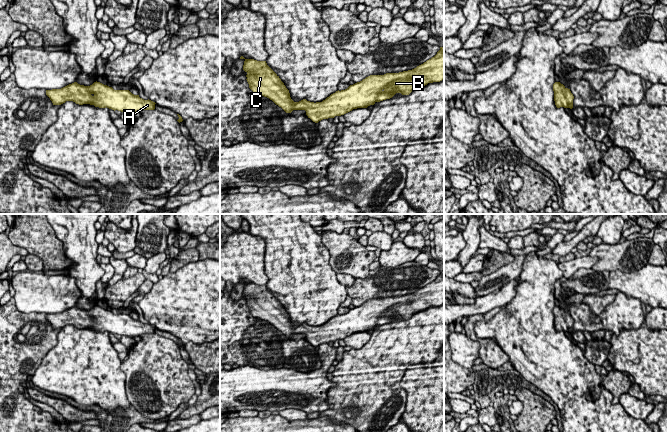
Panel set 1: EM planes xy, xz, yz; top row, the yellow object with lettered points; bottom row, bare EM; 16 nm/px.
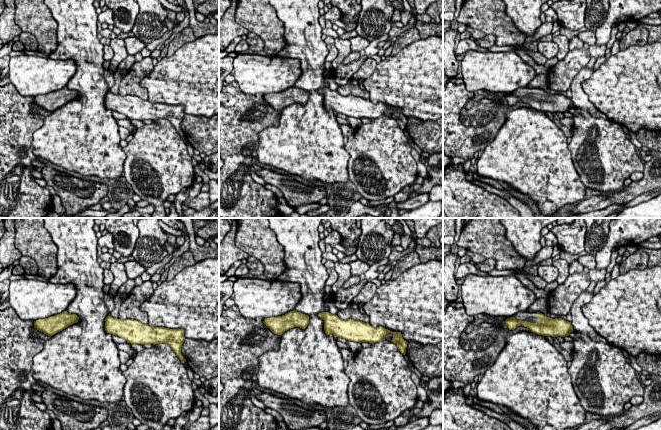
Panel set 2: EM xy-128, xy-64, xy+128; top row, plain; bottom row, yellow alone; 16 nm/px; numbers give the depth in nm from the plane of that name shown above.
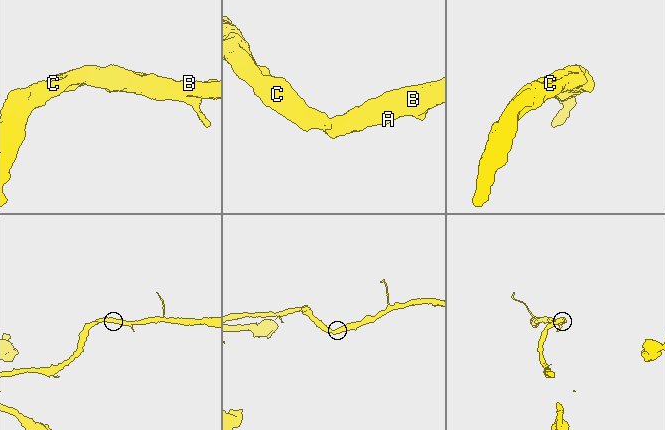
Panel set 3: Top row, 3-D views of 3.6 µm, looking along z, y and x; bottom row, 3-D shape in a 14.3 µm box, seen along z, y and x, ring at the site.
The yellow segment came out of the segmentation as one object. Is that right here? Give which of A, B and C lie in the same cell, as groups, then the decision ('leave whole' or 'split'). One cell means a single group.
groups A B C; leave whole

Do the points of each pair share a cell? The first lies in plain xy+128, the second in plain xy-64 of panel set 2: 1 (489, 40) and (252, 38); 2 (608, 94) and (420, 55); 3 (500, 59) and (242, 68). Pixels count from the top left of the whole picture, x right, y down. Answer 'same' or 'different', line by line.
1: same
2: same
3: same

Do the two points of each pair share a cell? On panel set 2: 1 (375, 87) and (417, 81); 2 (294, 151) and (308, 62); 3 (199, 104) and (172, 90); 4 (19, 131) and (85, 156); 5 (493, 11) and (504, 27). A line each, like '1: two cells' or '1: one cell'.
1: one cell
2: one cell
3: one cell
4: two cells
5: one cell

